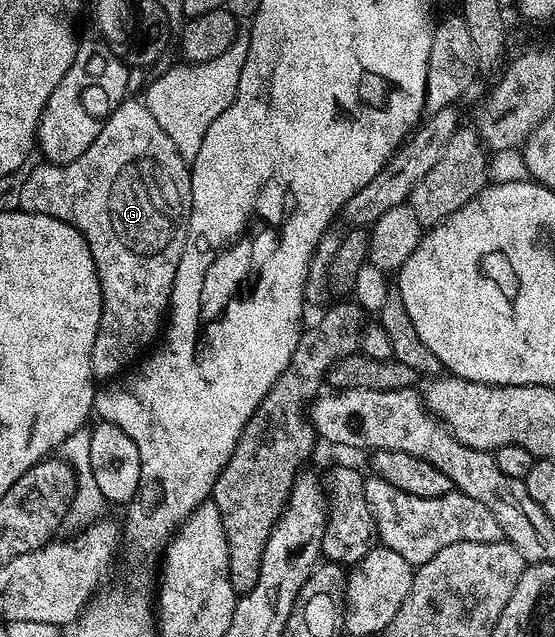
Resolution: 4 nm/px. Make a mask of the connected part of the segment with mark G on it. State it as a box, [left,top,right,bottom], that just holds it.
[16,97,190,381]

